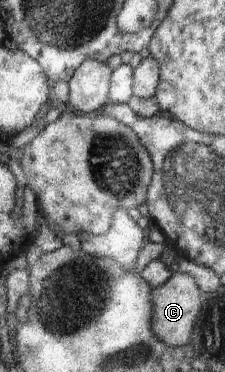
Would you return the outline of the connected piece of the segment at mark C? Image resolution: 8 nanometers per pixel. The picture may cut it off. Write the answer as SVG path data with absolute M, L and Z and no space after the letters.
M175 268L163 285L152 288L153 331L163 343L174 348L189 344L197 314L201 309L201 294L202 291L196 285L194 277L188 273L181 273Z

